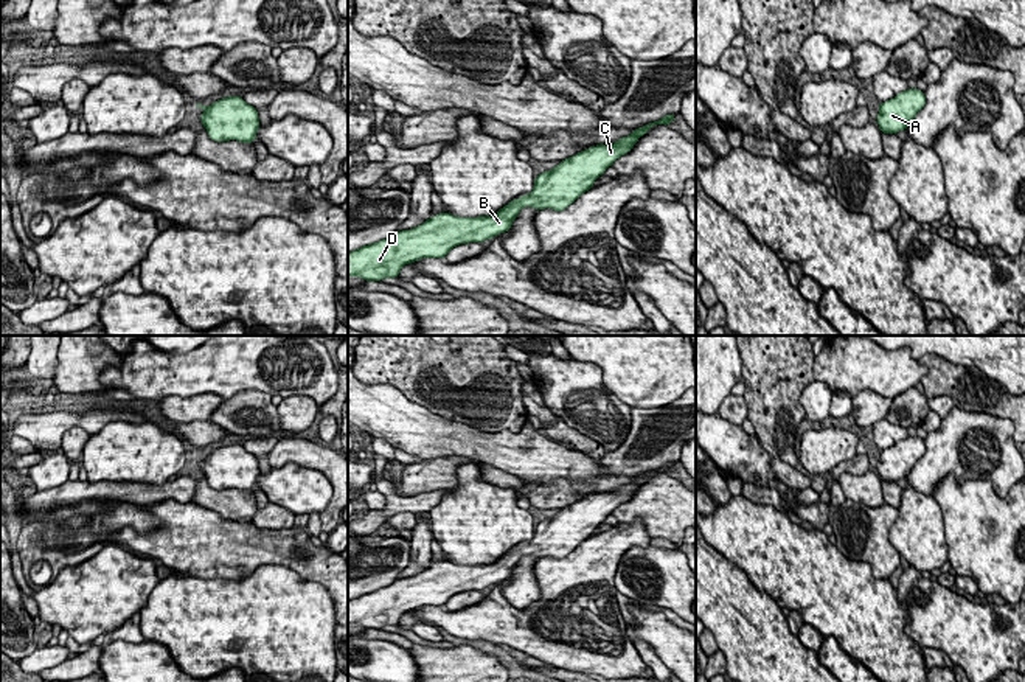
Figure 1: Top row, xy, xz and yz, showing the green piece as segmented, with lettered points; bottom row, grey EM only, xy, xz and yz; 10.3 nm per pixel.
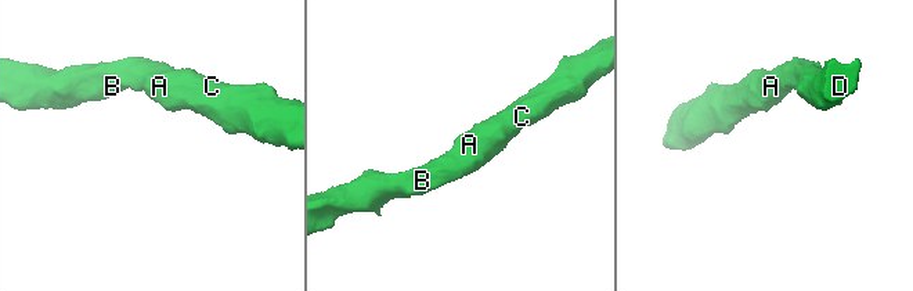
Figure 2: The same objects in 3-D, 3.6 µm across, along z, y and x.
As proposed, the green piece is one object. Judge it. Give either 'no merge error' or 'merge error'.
no merge error

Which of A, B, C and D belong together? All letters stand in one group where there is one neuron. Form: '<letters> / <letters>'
A B C D

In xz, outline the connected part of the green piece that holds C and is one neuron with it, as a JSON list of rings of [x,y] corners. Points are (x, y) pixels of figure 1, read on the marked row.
[[[674,113],[666,115],[658,121],[637,127],[631,135],[615,143],[590,146],[561,160],[558,166],[534,179],[534,188],[530,194],[512,199],[492,216],[460,217],[440,213],[415,228],[396,231],[390,238],[348,252],[348,277],[380,281],[399,277],[399,270],[405,264],[418,259],[444,259],[458,244],[481,244],[508,231],[523,207],[562,211],[589,191],[595,180],[617,158],[627,154],[651,127],[668,126],[672,120],[676,120]]]

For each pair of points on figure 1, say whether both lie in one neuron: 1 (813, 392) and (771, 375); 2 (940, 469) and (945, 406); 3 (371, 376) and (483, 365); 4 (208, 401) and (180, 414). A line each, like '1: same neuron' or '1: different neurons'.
1: different neurons
2: different neurons
3: same neuron
4: same neuron

